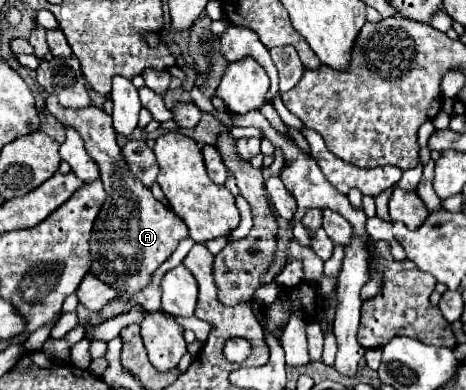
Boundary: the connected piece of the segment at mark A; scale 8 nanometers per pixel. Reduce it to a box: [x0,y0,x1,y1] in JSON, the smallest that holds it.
[46,95,188,319]

